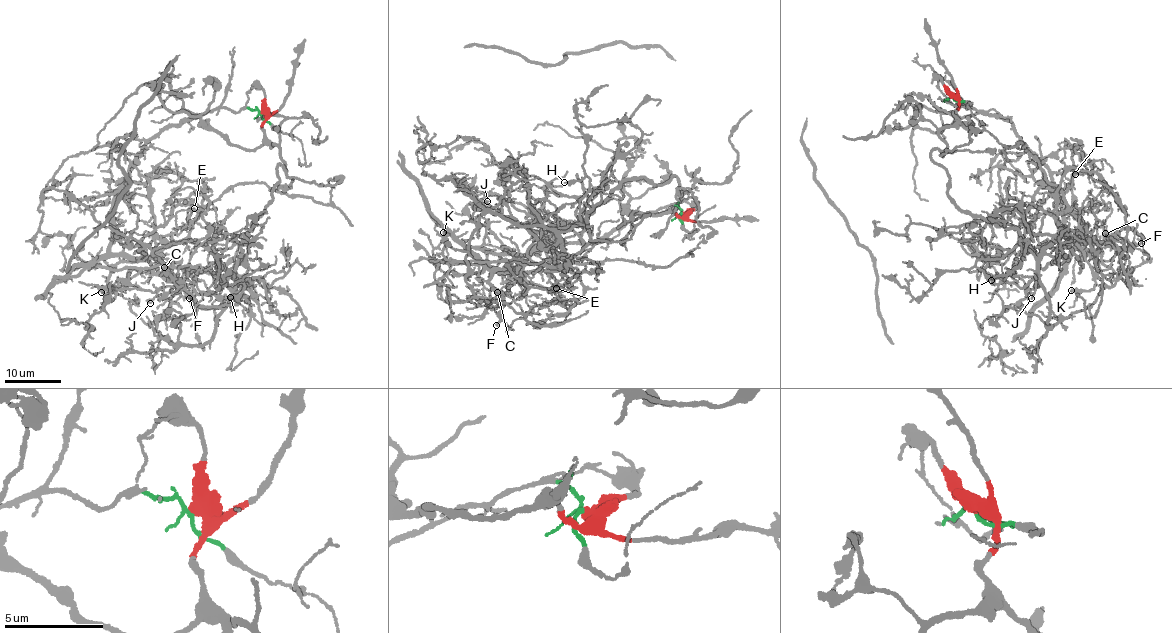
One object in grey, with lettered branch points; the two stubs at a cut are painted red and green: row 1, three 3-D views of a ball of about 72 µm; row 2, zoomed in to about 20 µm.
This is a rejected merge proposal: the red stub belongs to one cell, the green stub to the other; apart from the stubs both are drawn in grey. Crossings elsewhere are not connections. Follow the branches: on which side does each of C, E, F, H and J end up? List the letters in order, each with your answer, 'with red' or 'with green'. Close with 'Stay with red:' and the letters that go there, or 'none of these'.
C: with red
E: with green
F: with green
H: with red
J: with red
Stay with red: C, H, J

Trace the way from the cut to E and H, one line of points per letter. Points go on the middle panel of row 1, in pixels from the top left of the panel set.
E: (682, 214), (658, 207), (595, 242), (527, 256), (469, 248), (488, 266), (545, 270), (557, 289)
H: (682, 214), (674, 175), (657, 185), (632, 178), (559, 234), (579, 221), (589, 181), (564, 182)

